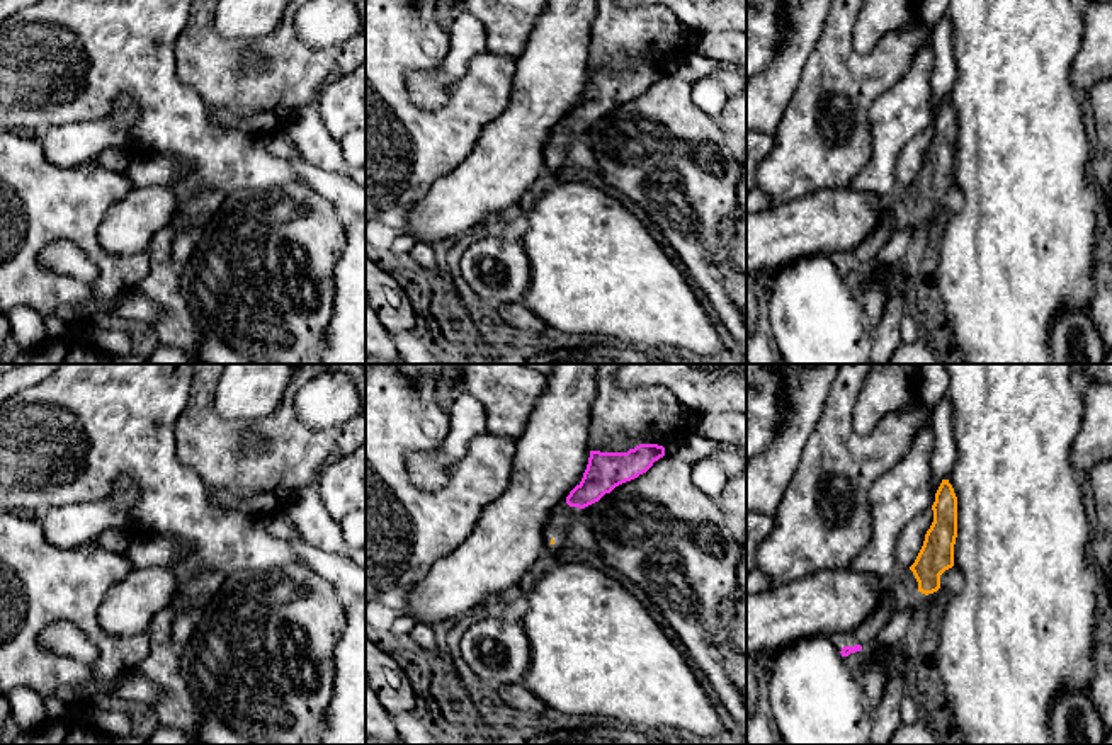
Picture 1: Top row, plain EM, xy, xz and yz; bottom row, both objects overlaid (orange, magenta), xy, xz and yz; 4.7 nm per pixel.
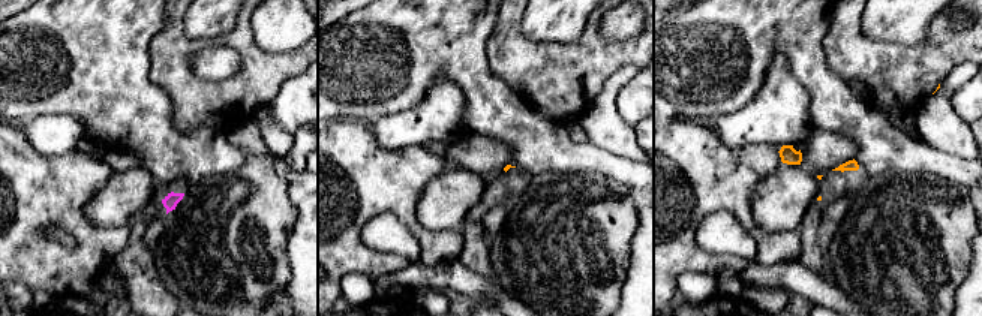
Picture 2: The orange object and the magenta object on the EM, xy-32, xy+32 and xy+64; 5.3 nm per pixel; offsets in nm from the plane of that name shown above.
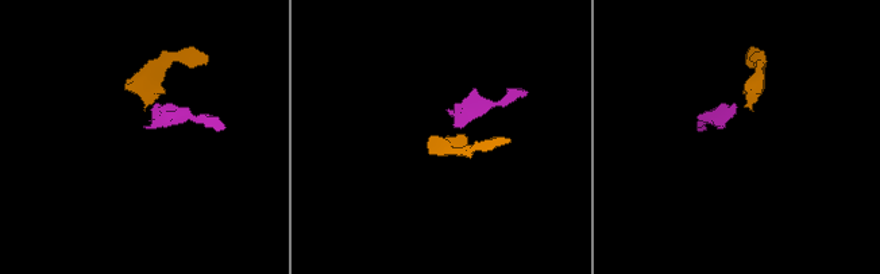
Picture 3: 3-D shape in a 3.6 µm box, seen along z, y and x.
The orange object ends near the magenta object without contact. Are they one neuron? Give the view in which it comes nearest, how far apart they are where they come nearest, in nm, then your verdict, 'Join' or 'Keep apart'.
Closest in yz. Distance 380 nm. Join

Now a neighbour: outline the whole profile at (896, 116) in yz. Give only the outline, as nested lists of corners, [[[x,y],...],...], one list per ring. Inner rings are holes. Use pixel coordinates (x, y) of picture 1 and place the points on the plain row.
[[[932,44],[920,48],[906,73],[874,100],[869,111],[871,160],[852,180],[850,189],[876,194],[884,201],[893,201],[898,196],[898,155],[935,121],[930,105],[933,65]]]

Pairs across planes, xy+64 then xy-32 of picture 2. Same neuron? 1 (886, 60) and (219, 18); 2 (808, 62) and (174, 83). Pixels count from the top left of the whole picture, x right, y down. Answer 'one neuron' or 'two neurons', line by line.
1: two neurons
2: two neurons

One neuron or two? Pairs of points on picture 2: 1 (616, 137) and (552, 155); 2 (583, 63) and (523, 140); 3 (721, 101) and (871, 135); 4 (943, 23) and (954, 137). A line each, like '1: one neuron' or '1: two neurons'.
1: two neurons
2: two neurons
3: one neuron
4: two neurons

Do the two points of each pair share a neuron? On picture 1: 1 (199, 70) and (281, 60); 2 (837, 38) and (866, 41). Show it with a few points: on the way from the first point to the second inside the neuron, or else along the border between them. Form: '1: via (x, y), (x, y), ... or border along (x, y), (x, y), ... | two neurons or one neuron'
1: via (220, 80), (223, 84), (260, 84), (264, 80) | one neuron
2: border along (890, 31), (868, 53), (857, 53), (852, 48) | two neurons

